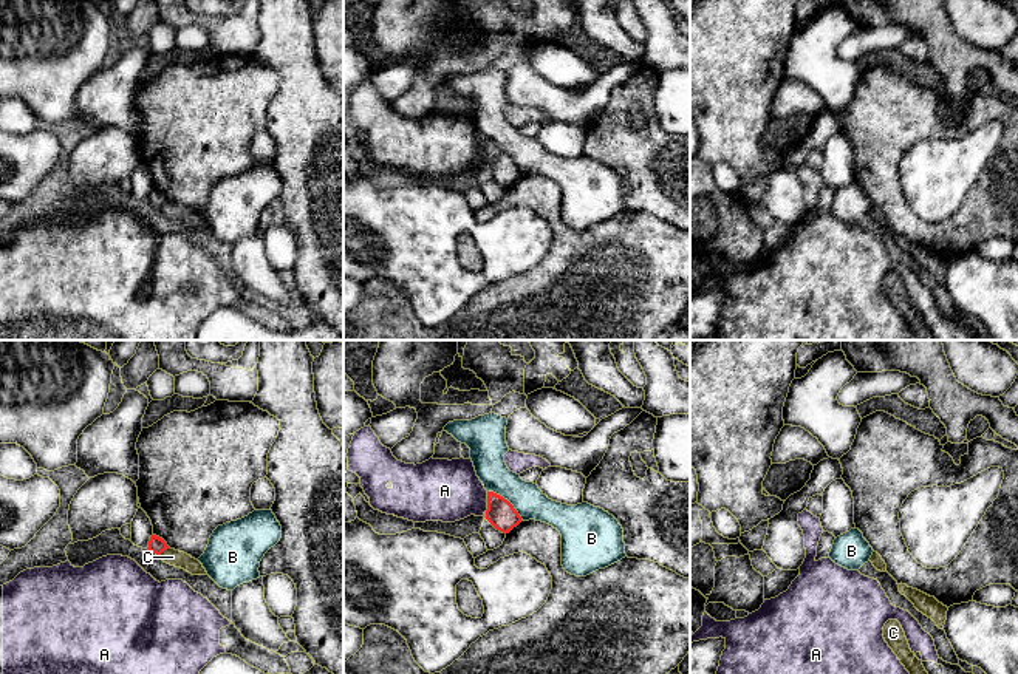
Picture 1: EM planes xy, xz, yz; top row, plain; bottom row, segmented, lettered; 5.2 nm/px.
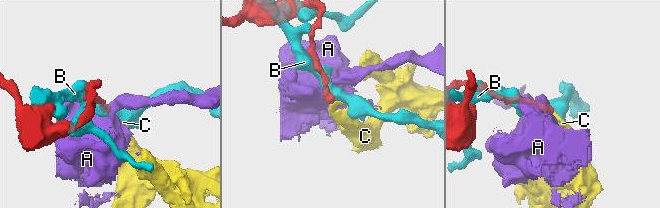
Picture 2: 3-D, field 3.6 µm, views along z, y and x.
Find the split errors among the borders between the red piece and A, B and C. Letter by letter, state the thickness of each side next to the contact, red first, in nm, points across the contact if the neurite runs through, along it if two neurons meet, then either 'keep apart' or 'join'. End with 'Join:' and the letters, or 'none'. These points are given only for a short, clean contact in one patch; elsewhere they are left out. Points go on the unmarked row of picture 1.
A: 150 nm thick on the red side, 320 nm on the other; border along xz (488, 146), (488, 161), (485, 164); keep apart
B: 150 nm thick on the red side, 170 nm on the other; keep apart
C: 90 nm thick on the red side, 90 nm on the other; border along xy (169, 201), (160, 209); keep apart
Join: none

